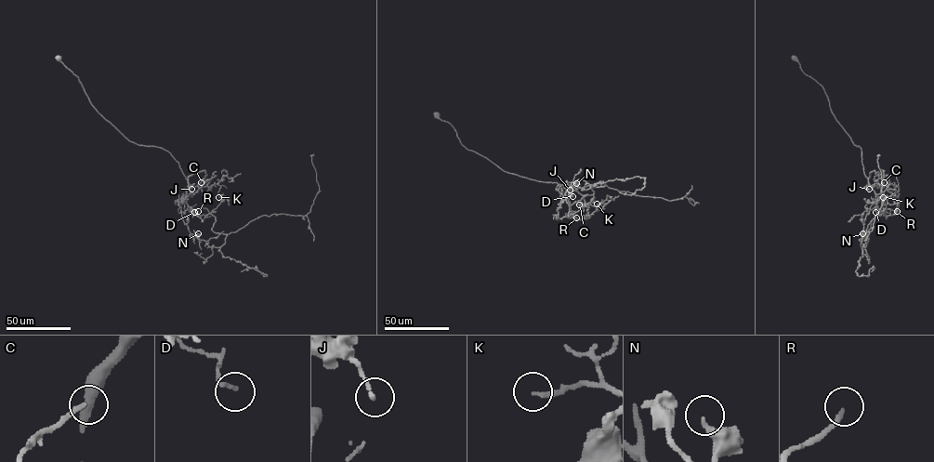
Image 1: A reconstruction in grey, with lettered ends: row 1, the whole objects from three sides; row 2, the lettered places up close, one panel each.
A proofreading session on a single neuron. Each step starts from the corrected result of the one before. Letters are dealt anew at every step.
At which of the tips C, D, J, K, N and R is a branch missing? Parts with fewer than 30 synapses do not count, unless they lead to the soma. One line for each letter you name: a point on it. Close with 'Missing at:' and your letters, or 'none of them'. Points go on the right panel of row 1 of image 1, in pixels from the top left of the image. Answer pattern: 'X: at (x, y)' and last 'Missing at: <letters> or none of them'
Missing at: none of them

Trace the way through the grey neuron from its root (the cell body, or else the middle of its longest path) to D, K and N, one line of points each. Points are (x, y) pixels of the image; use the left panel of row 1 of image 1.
D: (59, 58), (78, 78), (92, 105), (129, 140), (162, 148), (178, 163), (187, 179), (186, 204), (194, 212)
K: (59, 58), (92, 105), (129, 140), (162, 148), (178, 163), (192, 214), (210, 214), (218, 197)
N: (59, 58), (92, 105), (129, 140), (162, 148), (178, 163), (188, 189), (178, 205), (190, 232), (198, 233)

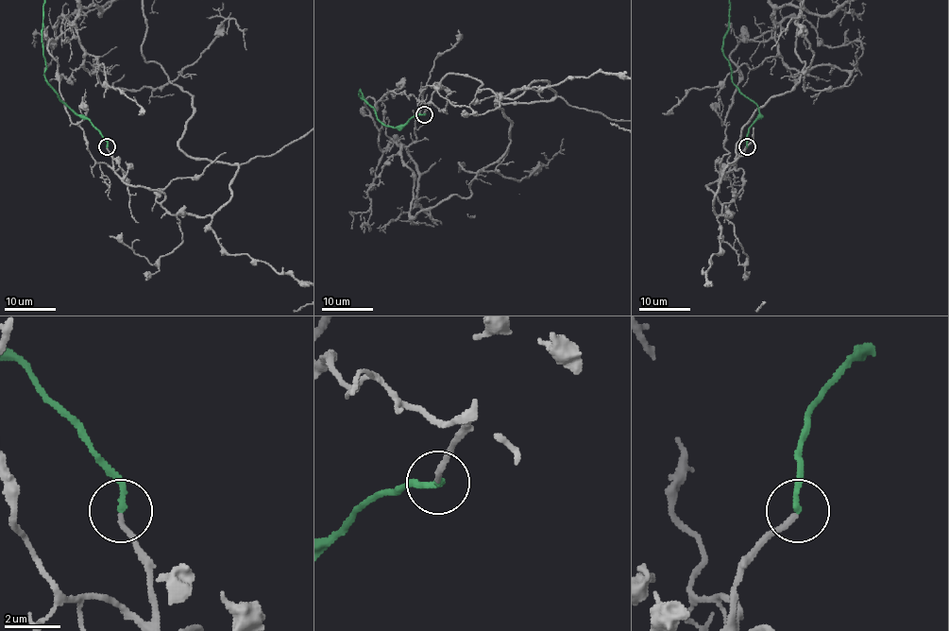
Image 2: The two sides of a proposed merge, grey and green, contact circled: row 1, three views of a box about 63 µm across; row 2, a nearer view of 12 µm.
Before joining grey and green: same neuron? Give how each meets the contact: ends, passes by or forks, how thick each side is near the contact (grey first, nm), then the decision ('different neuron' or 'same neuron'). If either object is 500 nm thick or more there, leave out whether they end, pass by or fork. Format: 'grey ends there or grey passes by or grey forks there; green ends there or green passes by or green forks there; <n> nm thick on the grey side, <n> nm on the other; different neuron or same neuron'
grey ends there; green ends there; 180 nm thick on the grey side, 220 nm on the other; same neuron

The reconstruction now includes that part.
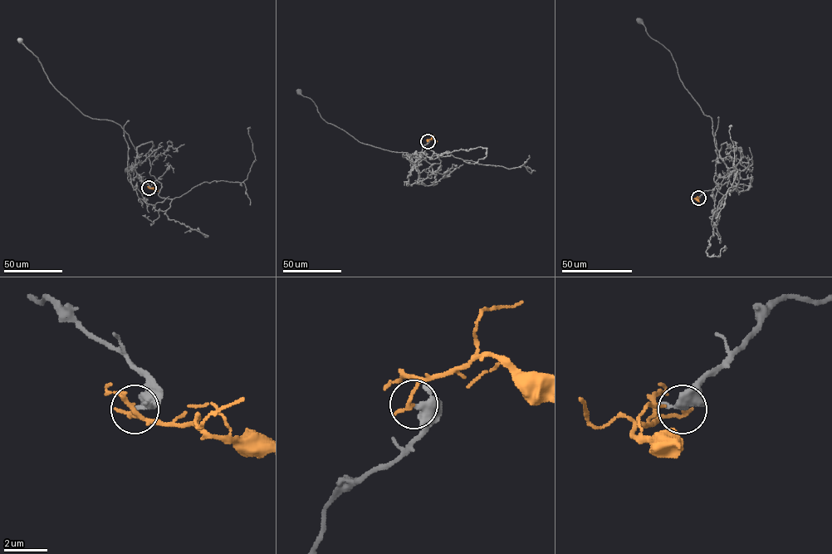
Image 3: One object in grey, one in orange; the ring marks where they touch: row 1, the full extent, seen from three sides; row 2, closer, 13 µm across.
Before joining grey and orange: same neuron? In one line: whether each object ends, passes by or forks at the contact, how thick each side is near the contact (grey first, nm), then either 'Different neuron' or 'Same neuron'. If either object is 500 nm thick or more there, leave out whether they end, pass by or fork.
At the ring grey passes by. At the ring orange ends. Thickness 320 nm (grey) against 180 nm. Different neuron

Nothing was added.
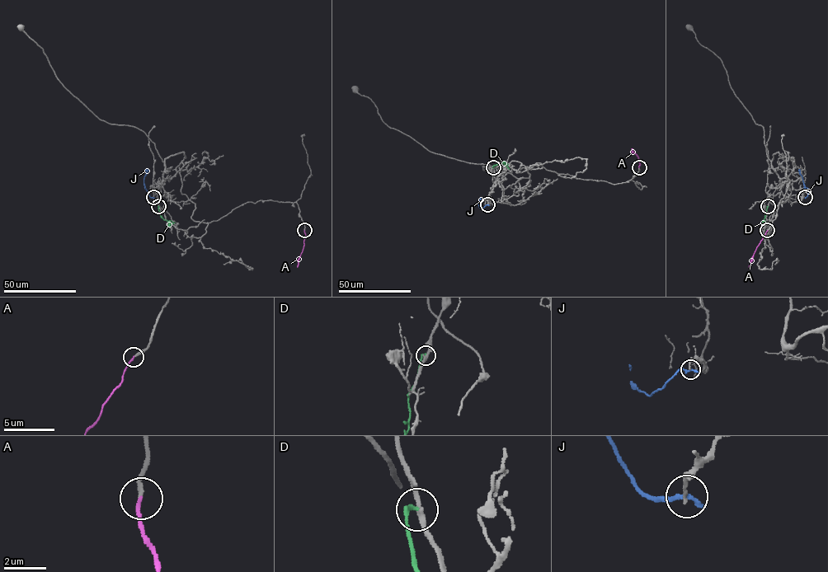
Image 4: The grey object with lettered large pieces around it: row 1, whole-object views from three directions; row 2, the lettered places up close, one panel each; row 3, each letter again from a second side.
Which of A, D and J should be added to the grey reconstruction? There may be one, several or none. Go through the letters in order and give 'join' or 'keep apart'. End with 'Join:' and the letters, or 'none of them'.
A: join
D: keep apart
J: keep apart
Join: A

